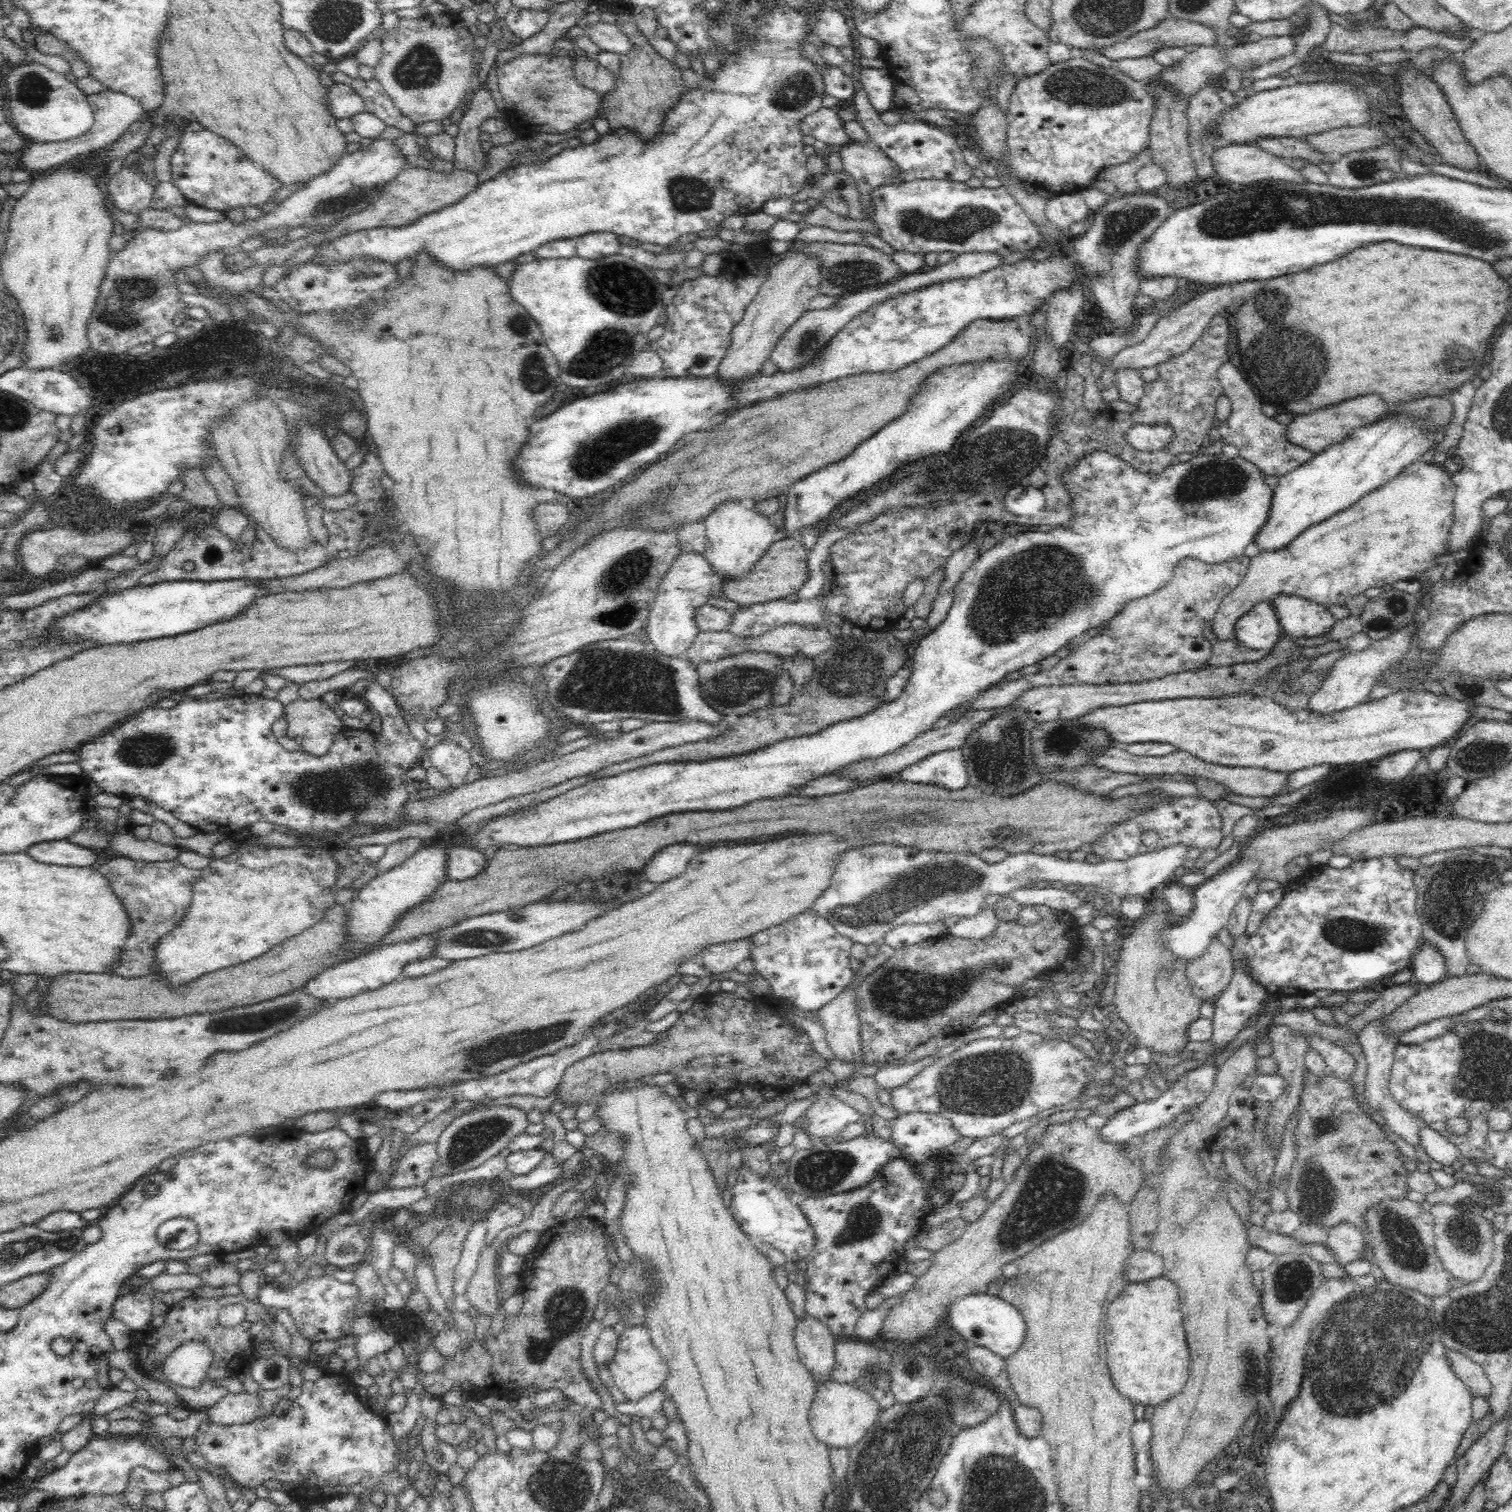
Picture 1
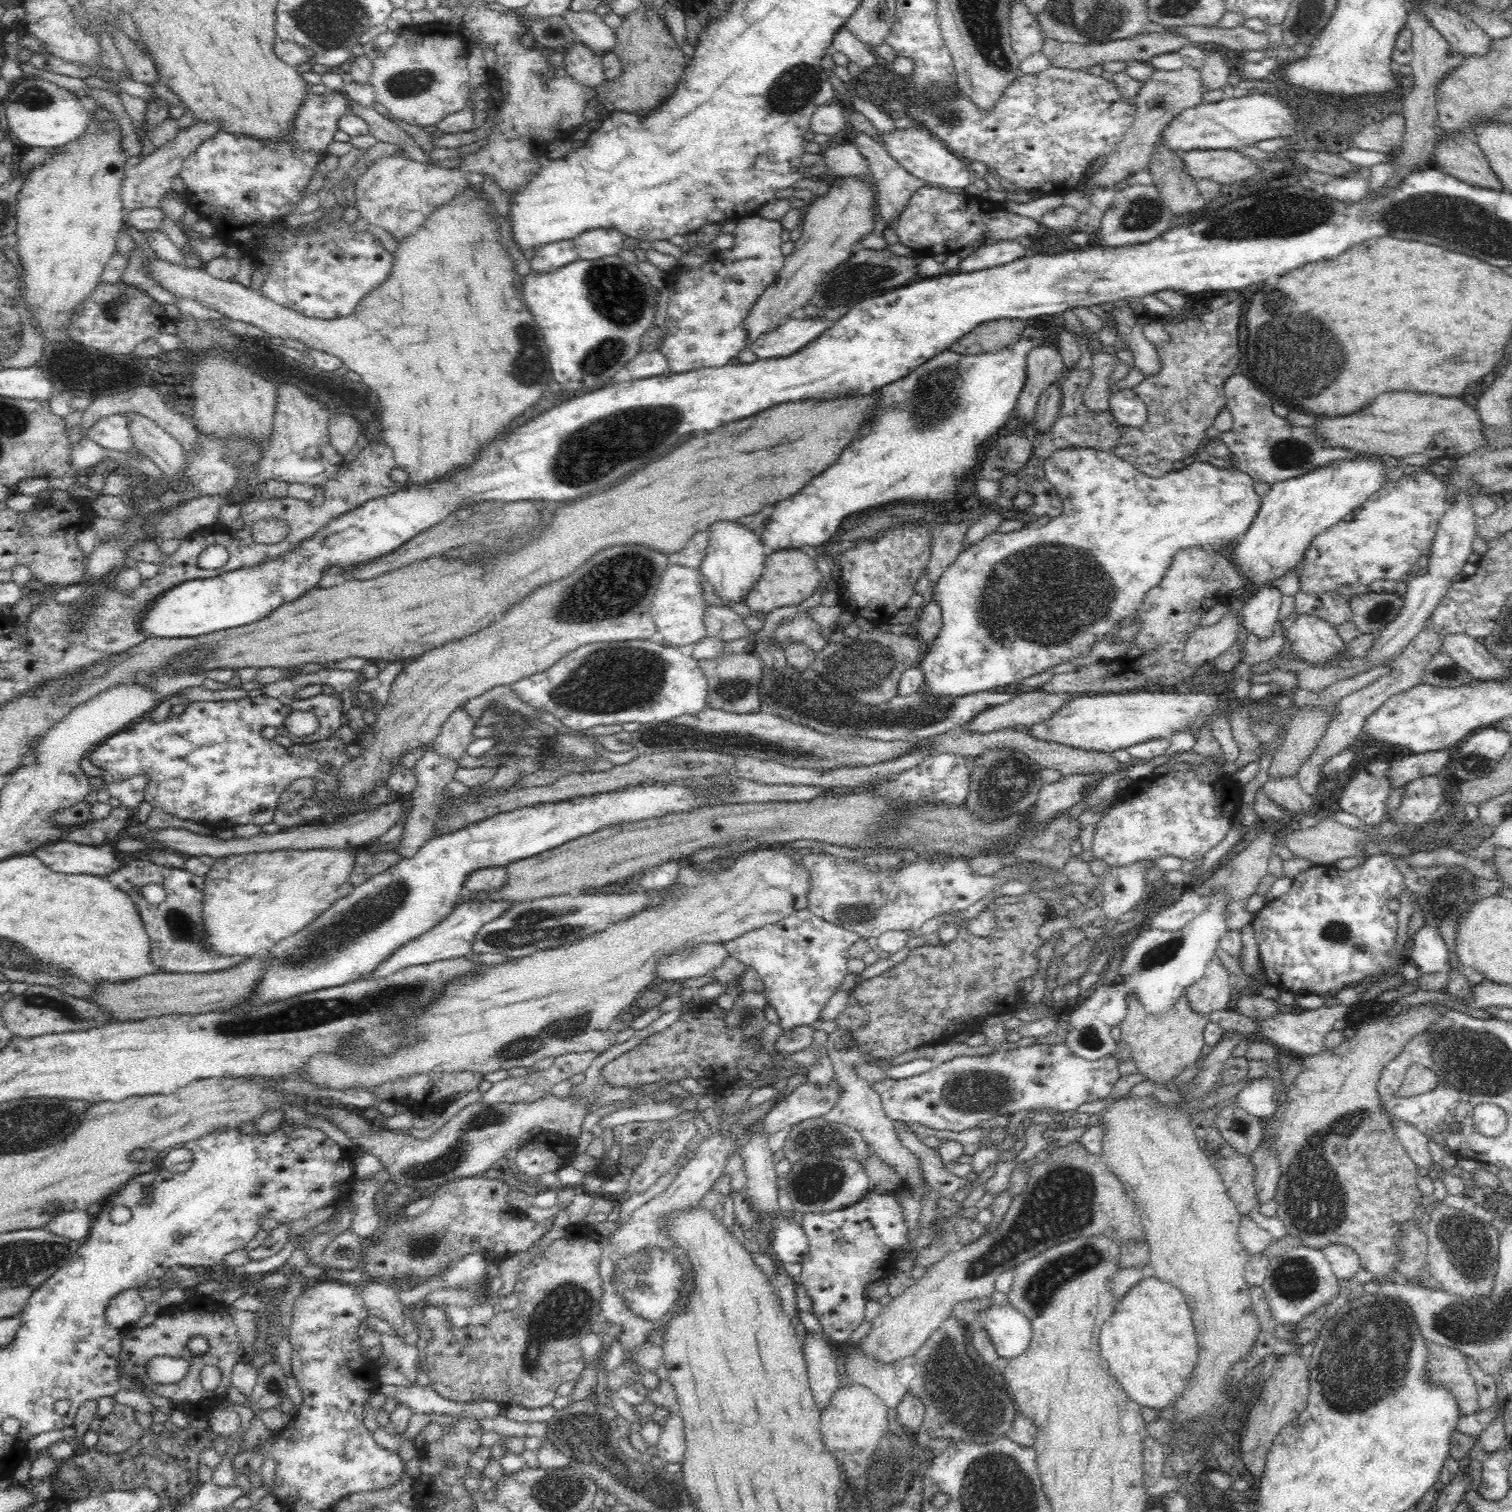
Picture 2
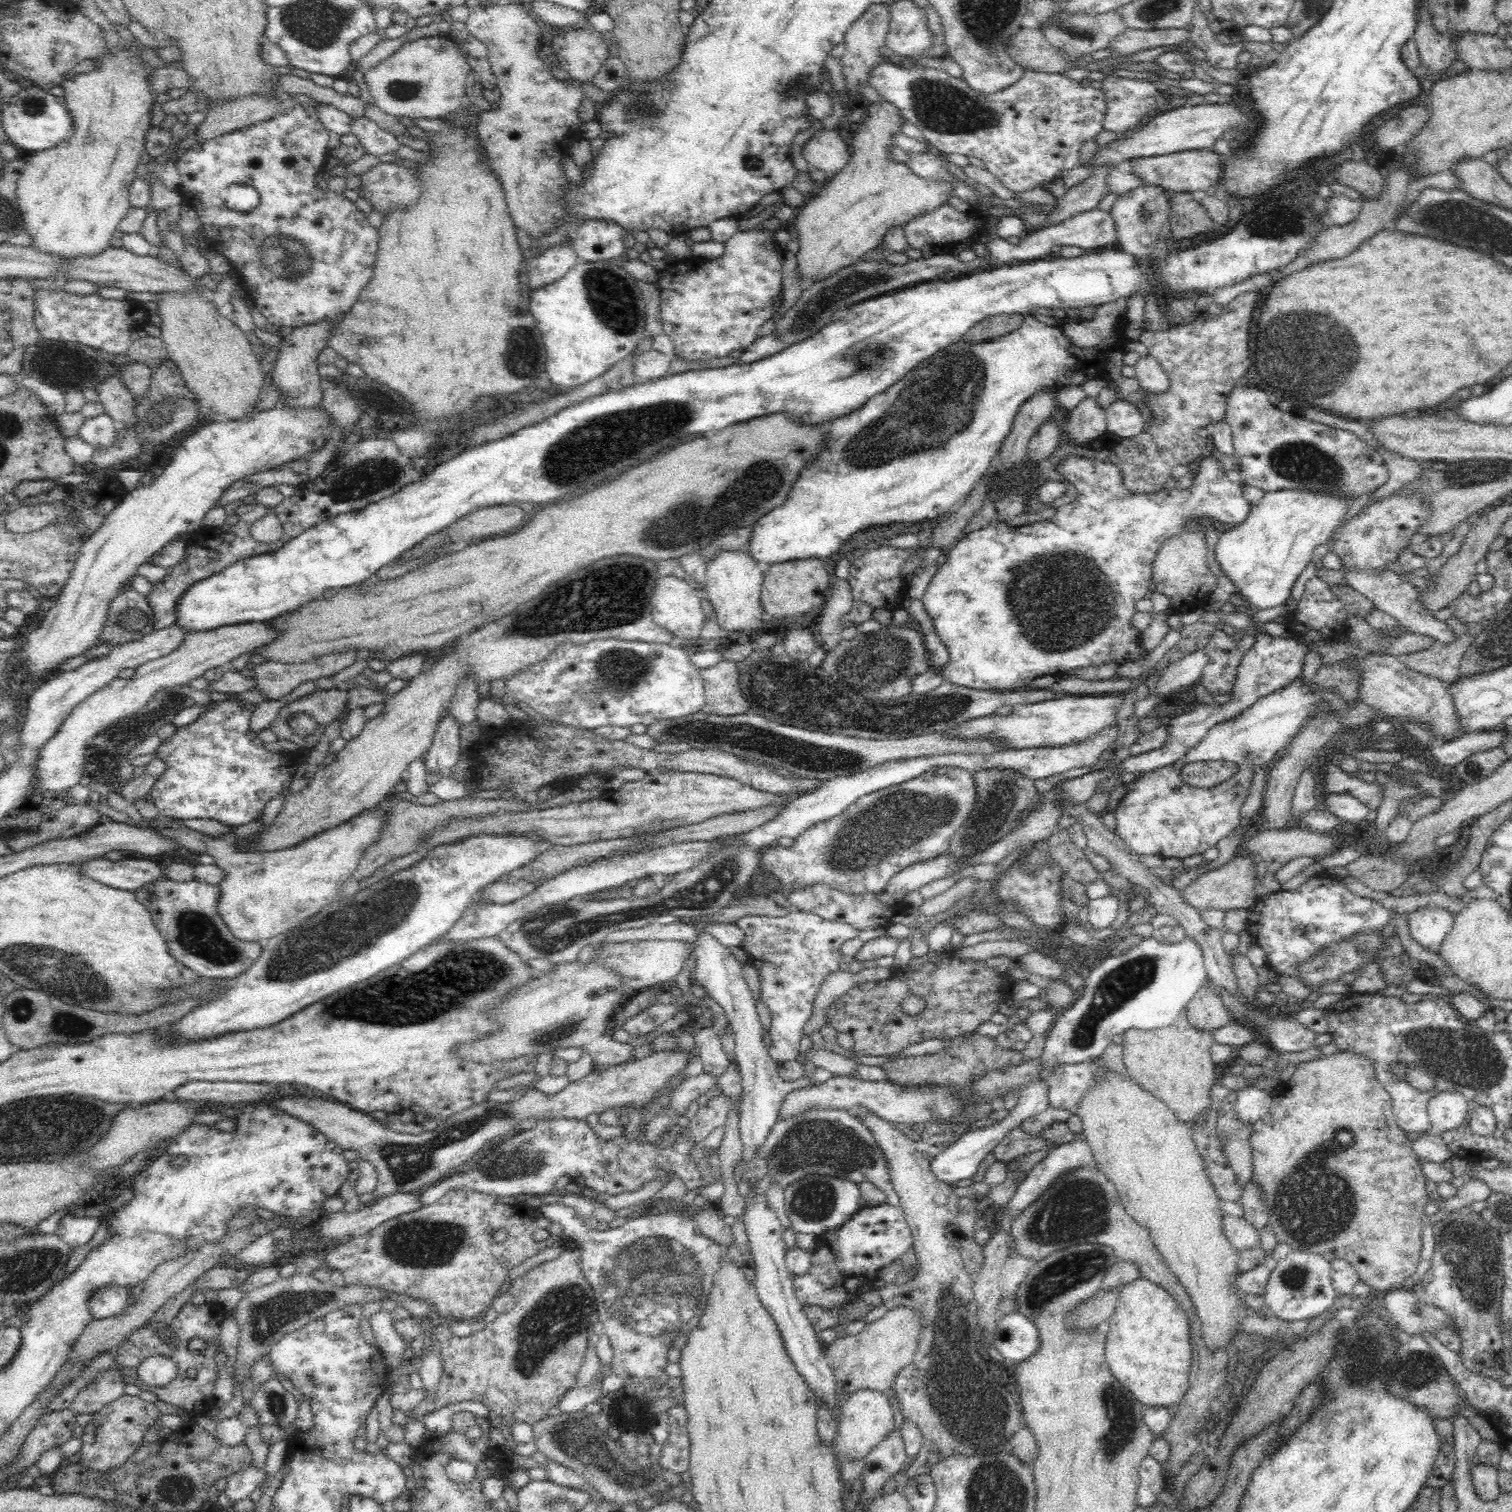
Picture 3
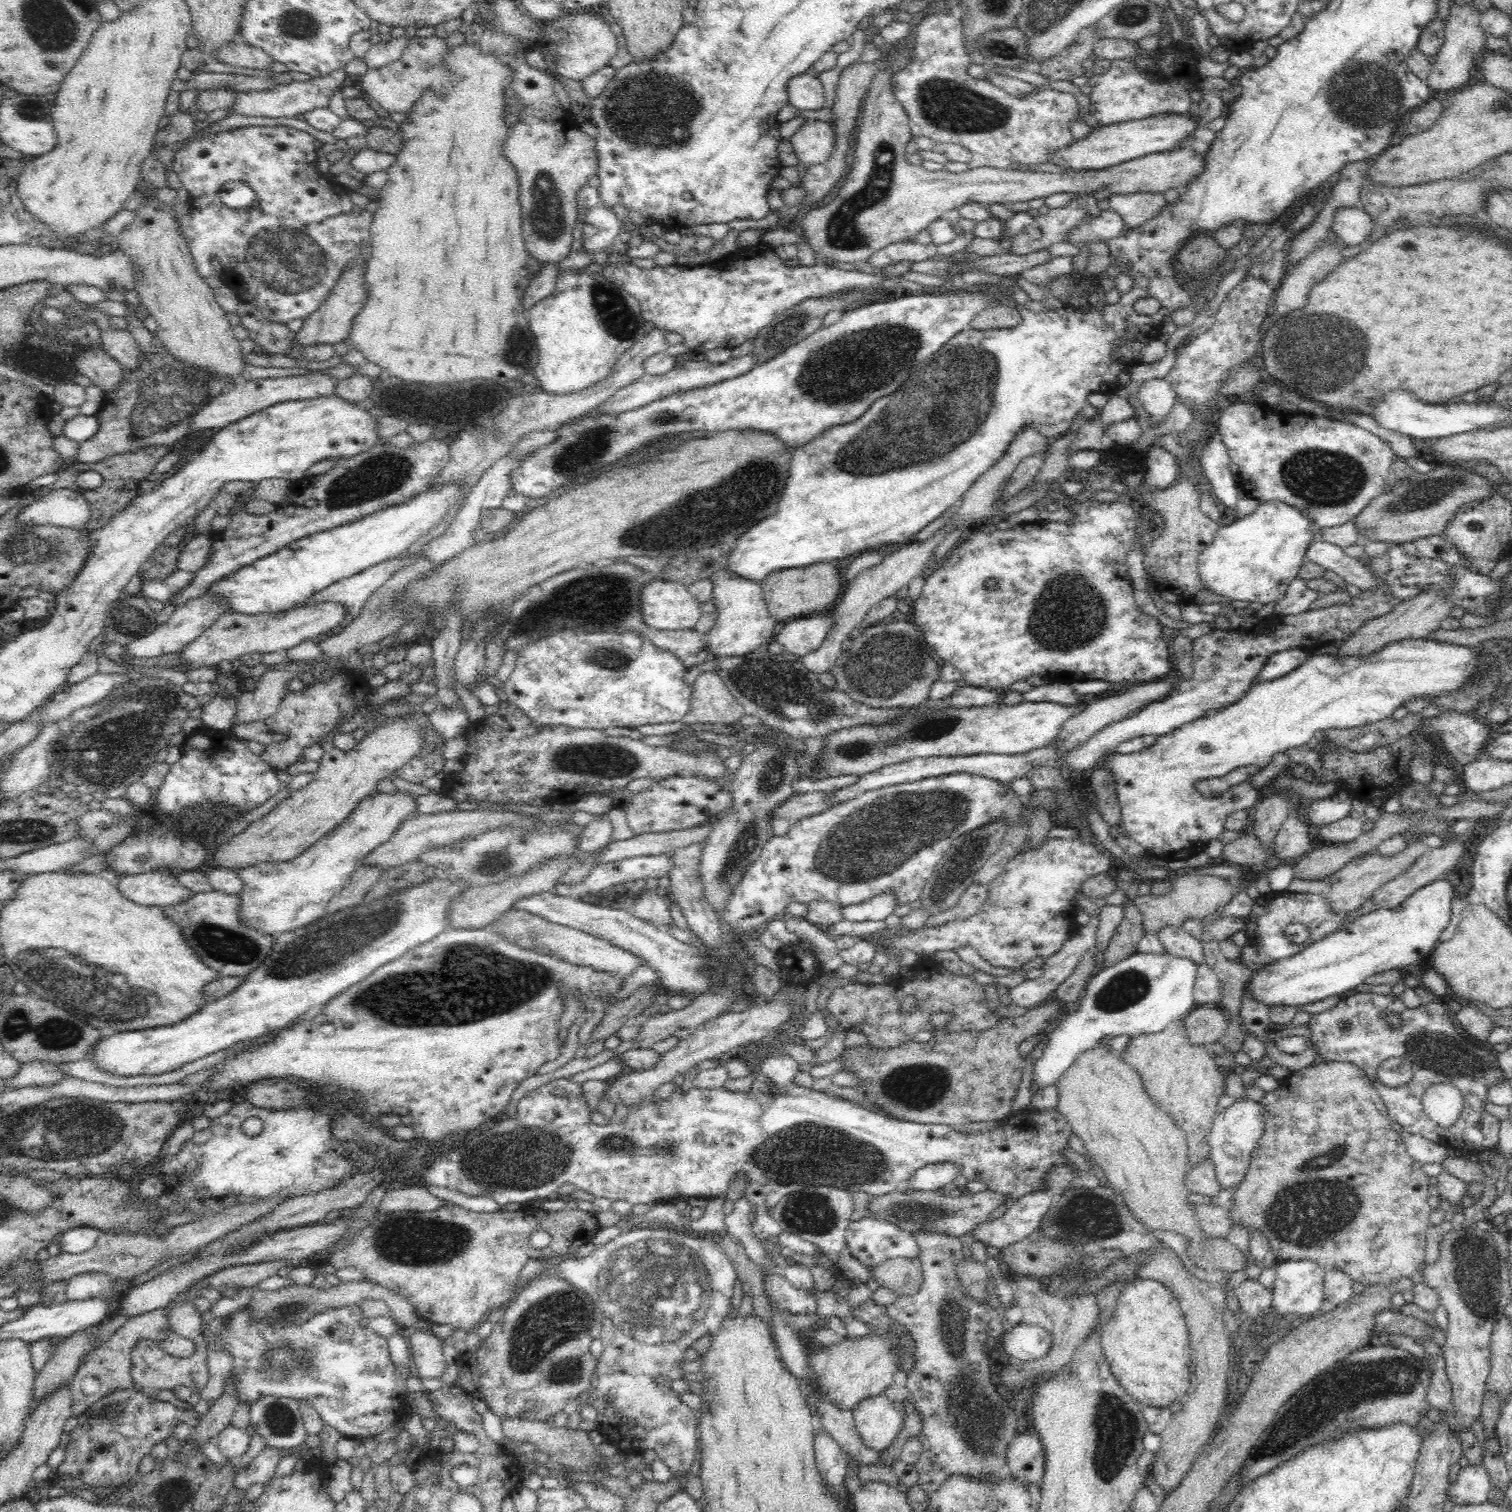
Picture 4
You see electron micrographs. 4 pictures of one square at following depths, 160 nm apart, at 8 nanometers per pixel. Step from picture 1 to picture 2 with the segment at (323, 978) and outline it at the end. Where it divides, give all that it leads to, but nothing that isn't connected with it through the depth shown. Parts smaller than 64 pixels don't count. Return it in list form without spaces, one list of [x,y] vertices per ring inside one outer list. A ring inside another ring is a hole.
[[[472,901],[457,905],[450,914],[435,924],[430,930],[416,936],[414,940],[402,944],[400,948],[396,948],[386,960],[378,964],[378,968],[366,976],[360,976],[352,981],[377,981],[388,976],[390,973],[396,972],[396,969],[406,968],[417,964],[424,964],[454,957],[462,957],[470,951],[470,944],[474,938],[474,932],[478,932],[478,928],[482,924],[486,924],[488,920],[494,920],[500,916],[500,912],[508,908],[508,901]]]

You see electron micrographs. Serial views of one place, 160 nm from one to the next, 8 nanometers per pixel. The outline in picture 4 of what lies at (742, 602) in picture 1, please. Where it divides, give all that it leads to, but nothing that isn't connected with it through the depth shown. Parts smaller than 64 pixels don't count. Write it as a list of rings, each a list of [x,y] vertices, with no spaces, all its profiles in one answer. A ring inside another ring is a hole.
[[[824,562],[772,572],[761,584],[767,610],[778,624],[801,616],[825,612],[832,602],[839,600],[842,590],[839,570],[834,564]]]

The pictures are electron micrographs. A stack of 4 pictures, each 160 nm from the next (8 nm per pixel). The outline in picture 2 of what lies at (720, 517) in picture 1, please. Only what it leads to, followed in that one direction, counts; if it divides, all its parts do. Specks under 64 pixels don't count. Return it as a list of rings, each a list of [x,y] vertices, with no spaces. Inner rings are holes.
[[[732,520],[714,522],[708,528],[706,534],[709,538],[707,554],[699,567],[704,580],[714,587],[716,595],[720,596],[724,602],[742,602],[764,571],[764,562],[767,558],[768,550],[764,546],[761,535],[756,534],[745,524],[740,524],[737,520],[734,520],[734,522]]]

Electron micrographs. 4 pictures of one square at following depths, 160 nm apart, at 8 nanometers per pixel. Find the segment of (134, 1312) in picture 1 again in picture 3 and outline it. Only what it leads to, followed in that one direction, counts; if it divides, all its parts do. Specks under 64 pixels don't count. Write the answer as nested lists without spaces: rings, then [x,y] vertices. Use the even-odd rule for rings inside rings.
[[[110,1285],[98,1289],[90,1300],[93,1318],[98,1320],[124,1314],[124,1310],[130,1306],[130,1294],[130,1288],[125,1286]]]

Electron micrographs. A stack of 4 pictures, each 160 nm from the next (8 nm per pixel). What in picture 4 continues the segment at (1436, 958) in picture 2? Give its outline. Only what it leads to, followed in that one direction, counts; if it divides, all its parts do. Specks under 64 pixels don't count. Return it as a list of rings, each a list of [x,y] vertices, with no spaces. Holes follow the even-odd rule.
[[[1444,878],[1435,880],[1416,889],[1399,907],[1395,909],[1377,908],[1373,912],[1360,915],[1348,928],[1337,930],[1309,944],[1302,952],[1290,958],[1268,963],[1263,969],[1255,970],[1249,978],[1249,990],[1253,992],[1256,1000],[1268,1006],[1284,1004],[1284,1006],[1296,1006],[1300,1009],[1304,1004],[1318,1002],[1327,996],[1350,992],[1382,970],[1407,969],[1410,964],[1429,956],[1439,942],[1440,933],[1444,932],[1450,922],[1452,899],[1452,884]]]

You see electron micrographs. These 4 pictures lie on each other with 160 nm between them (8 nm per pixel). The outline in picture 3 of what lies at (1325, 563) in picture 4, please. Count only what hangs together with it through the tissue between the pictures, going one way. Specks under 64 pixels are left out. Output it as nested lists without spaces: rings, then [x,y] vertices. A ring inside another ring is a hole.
[[[1389,569],[1370,570],[1370,572],[1345,572],[1344,577],[1346,577],[1346,581],[1351,588],[1369,598],[1378,611],[1394,617],[1405,628],[1405,631],[1430,637],[1434,639],[1434,642],[1442,645],[1454,642],[1454,639],[1458,636],[1446,622],[1434,618],[1433,614],[1420,604],[1419,593],[1413,583],[1404,582],[1398,574]]]

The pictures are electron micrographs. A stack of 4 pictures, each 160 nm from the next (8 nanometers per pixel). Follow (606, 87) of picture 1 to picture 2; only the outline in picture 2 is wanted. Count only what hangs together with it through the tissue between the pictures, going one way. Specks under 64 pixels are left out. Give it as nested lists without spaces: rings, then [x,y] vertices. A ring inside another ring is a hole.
[[[582,42],[563,50],[566,52],[564,64],[566,73],[575,82],[594,90],[606,82],[600,54],[594,53],[590,47],[587,47]]]

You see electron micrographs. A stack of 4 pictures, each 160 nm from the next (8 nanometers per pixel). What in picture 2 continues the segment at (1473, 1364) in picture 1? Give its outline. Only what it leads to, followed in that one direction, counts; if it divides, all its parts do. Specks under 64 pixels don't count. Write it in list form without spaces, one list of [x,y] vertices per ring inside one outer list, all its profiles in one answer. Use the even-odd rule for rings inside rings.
[[[1427,1342],[1427,1376],[1456,1397],[1461,1415],[1478,1411],[1477,1386],[1470,1360],[1457,1348]]]

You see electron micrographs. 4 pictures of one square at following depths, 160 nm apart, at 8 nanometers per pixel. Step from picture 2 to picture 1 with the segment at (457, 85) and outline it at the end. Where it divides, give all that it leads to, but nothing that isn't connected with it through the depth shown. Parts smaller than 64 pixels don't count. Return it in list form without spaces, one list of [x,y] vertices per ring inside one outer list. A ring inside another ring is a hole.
[[[449,10],[442,14],[426,14],[417,18],[400,17],[398,26],[388,28],[380,41],[382,41],[382,60],[374,68],[374,79],[390,96],[398,111],[407,117],[407,125],[428,120],[440,122],[443,118],[458,113],[459,103],[471,93],[474,64],[472,57],[475,49],[474,35],[460,14]]]

